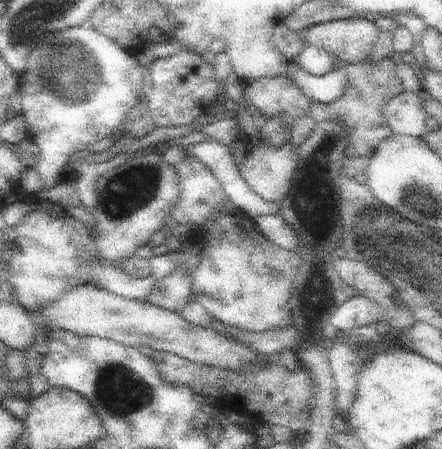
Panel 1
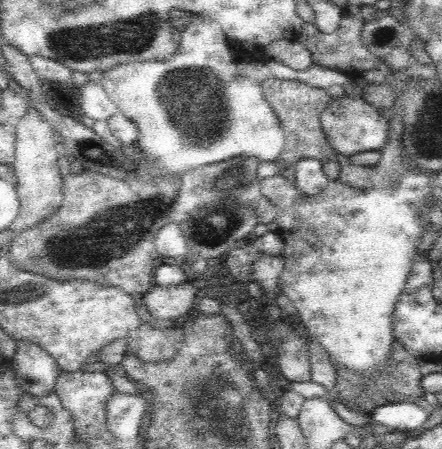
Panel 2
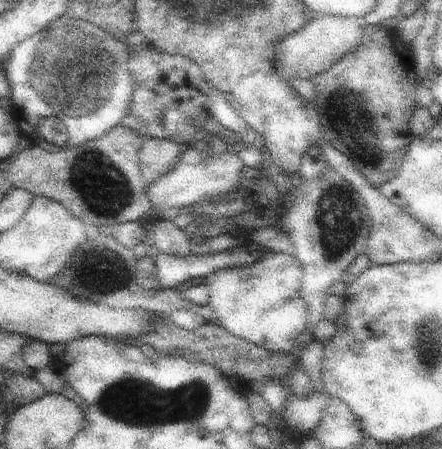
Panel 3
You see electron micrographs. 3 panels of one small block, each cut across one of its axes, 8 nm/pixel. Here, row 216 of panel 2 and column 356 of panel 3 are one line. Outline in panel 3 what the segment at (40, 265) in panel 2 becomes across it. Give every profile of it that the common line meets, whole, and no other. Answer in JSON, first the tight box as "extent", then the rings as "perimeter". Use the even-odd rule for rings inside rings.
{"extent":[313,22,419,188],"perimeter":[[[381,22],[369,24],[359,42],[359,48],[349,50],[333,66],[329,66],[323,74],[317,74],[313,78],[313,84],[317,90],[315,108],[319,114],[323,138],[327,138],[335,146],[335,150],[339,150],[343,156],[347,156],[353,162],[353,166],[375,188],[393,180],[403,166],[403,158],[405,158],[411,138],[413,138],[409,120],[411,120],[413,112],[417,110],[415,88],[419,84],[415,52],[409,44],[405,44],[399,38],[397,28],[393,28],[393,30],[385,28]]]}

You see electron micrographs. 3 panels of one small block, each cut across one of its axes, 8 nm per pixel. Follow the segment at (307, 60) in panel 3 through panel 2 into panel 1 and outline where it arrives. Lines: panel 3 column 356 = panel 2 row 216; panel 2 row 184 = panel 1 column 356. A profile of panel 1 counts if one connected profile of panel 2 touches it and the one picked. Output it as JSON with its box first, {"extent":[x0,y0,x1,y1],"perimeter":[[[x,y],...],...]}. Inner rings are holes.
{"extent":[303,16,377,64],"perimeter":[[[355,16],[309,28],[303,36],[303,46],[317,46],[333,60],[341,60],[341,64],[357,64],[371,56],[377,38],[377,24],[363,16]]]}

